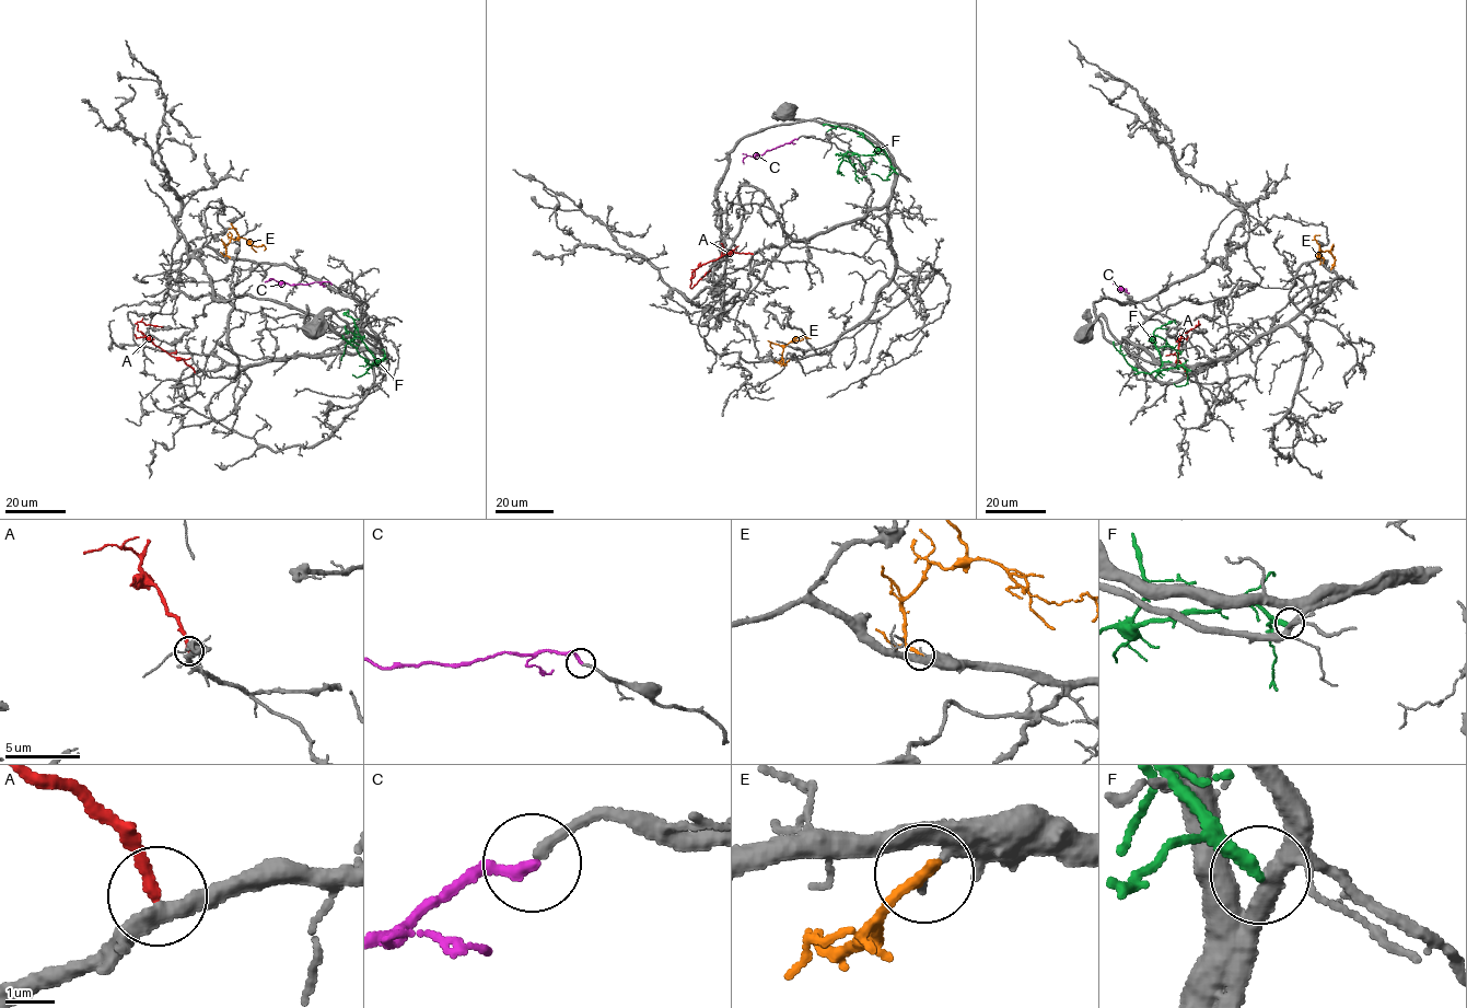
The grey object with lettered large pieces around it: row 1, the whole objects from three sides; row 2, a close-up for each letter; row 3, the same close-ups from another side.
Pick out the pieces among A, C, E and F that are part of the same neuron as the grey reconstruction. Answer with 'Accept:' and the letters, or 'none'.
Accept: A, C

